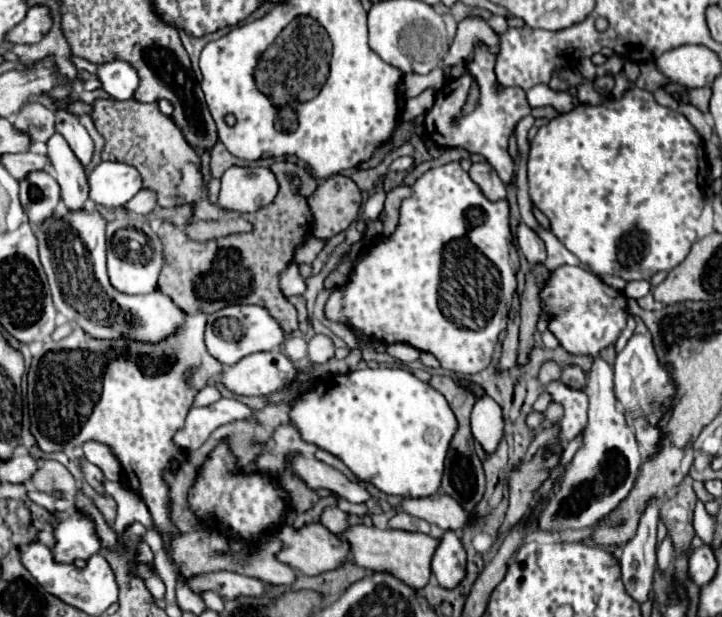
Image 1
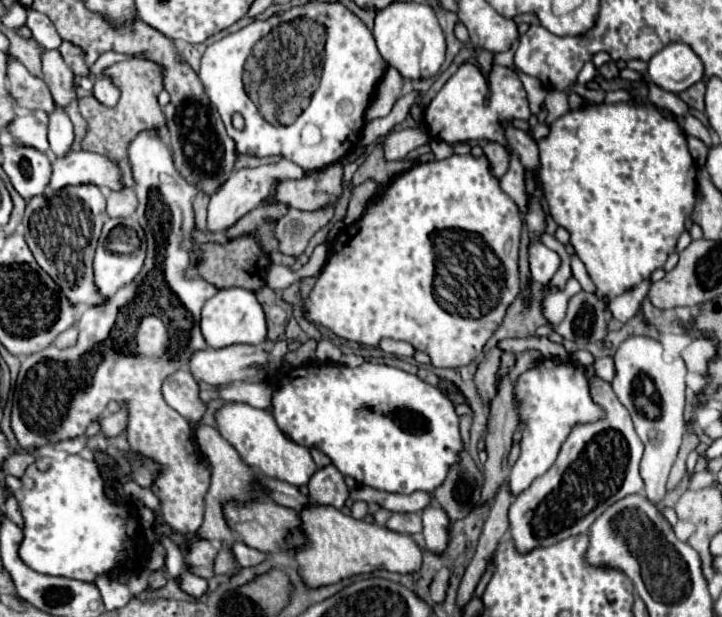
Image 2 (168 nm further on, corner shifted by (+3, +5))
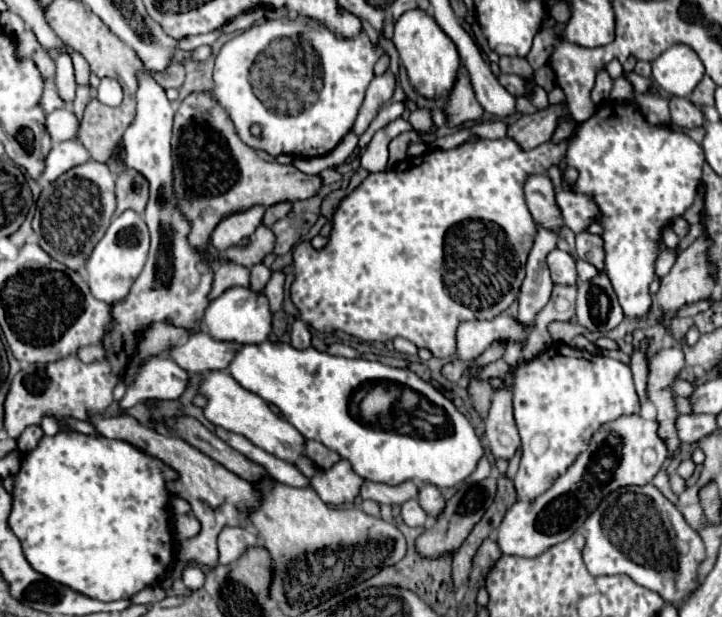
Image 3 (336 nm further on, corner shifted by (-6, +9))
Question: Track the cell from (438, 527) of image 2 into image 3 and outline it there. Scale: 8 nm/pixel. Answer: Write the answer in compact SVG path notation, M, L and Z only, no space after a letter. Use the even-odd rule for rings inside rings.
M431 483L419 485L417 499L419 499L419 505L425 509L425 513L431 517L437 517L445 507L445 499L443 499L441 491L437 487L433 487Z

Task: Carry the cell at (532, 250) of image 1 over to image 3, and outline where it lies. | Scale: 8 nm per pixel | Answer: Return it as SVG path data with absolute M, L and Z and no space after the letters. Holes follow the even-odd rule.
M553 249L547 255L547 265L551 271L551 279L557 285L575 285L577 283L577 269L575 269L575 259L561 251L561 249Z

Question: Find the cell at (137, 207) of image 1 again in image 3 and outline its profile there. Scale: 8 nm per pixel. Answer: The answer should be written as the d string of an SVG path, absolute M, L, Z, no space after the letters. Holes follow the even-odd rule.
M125 167L125 171L121 171L121 175L117 177L115 195L117 195L115 217L121 215L127 209L133 209L135 213L141 215L145 211L145 207L147 207L149 183L139 171L133 171L133 169Z

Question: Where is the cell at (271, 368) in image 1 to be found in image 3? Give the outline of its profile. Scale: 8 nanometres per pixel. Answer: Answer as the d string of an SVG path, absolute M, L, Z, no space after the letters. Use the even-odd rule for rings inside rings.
M197 331L189 335L189 341L179 347L171 347L171 359L189 373L205 373L213 369L225 369L235 353L241 349L239 343L215 341L209 333Z

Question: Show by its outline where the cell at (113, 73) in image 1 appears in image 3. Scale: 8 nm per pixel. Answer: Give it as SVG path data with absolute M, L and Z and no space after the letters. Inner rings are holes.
M103 77L101 85L97 87L97 91L99 91L97 99L101 103L105 103L105 105L119 105L123 101L121 85L115 79L111 79L111 77Z

